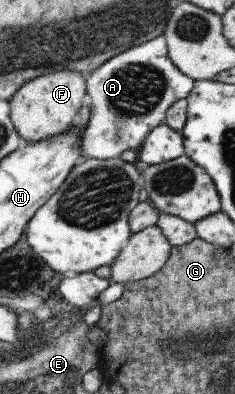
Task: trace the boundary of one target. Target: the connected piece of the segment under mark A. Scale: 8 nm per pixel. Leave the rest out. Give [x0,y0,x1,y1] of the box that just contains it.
[82,34,193,161]

